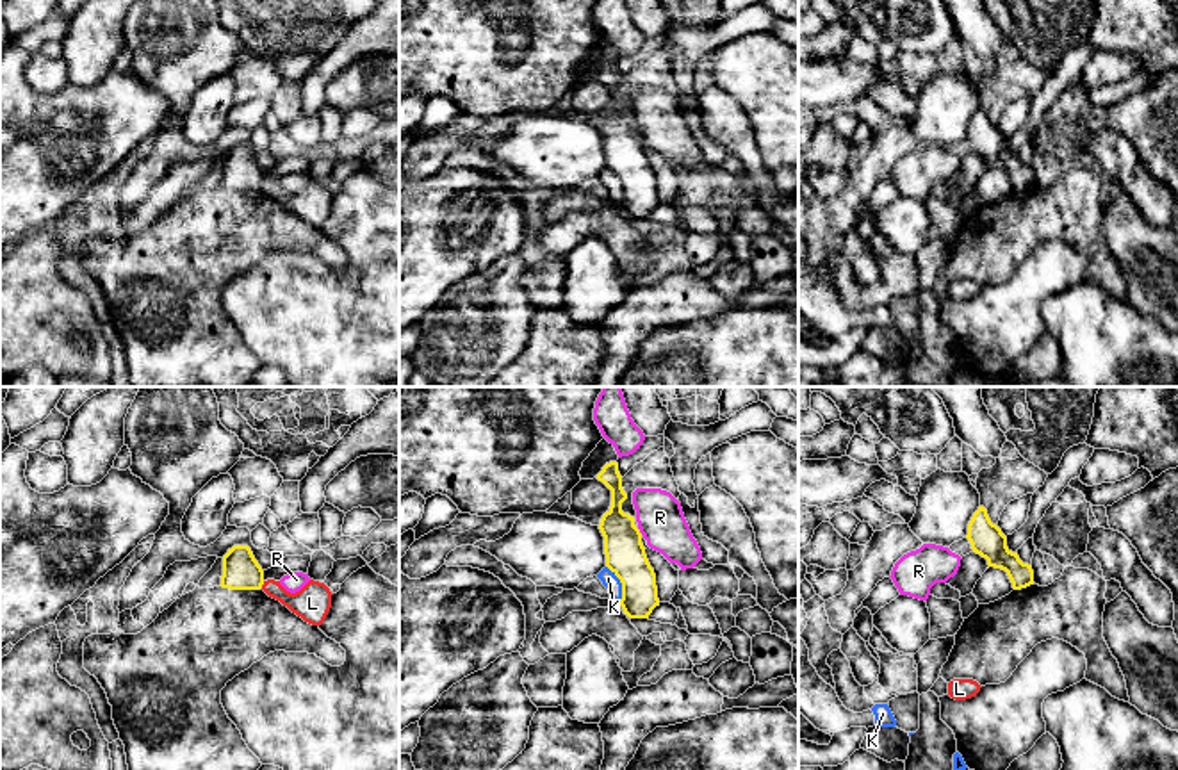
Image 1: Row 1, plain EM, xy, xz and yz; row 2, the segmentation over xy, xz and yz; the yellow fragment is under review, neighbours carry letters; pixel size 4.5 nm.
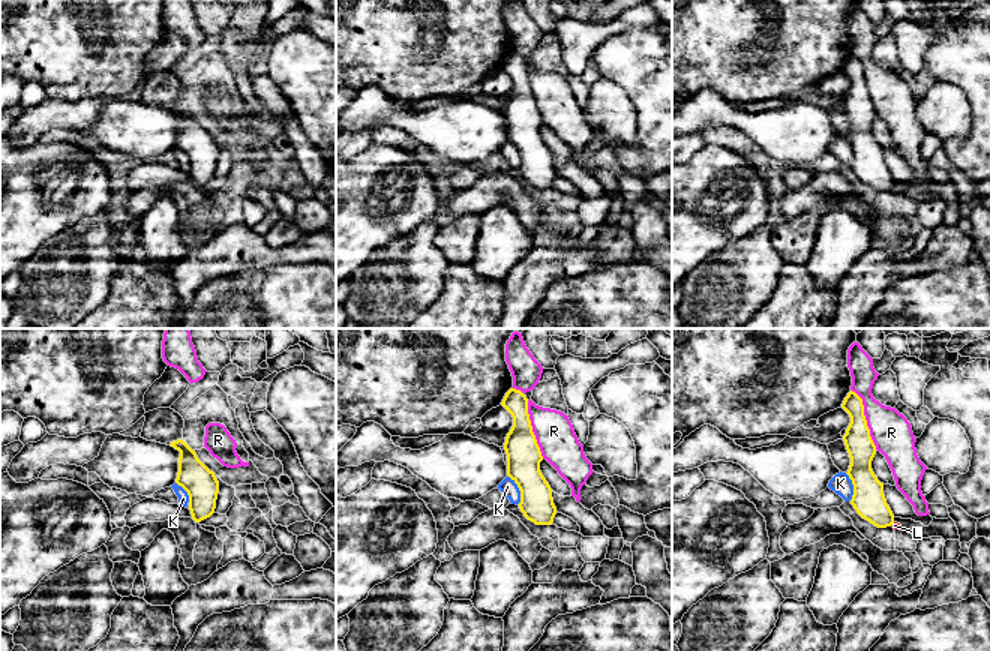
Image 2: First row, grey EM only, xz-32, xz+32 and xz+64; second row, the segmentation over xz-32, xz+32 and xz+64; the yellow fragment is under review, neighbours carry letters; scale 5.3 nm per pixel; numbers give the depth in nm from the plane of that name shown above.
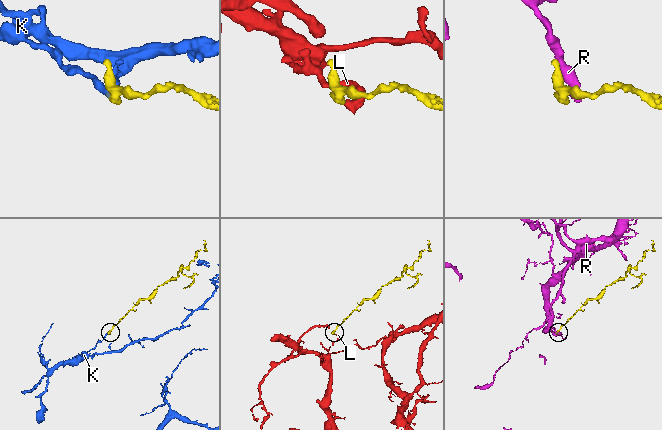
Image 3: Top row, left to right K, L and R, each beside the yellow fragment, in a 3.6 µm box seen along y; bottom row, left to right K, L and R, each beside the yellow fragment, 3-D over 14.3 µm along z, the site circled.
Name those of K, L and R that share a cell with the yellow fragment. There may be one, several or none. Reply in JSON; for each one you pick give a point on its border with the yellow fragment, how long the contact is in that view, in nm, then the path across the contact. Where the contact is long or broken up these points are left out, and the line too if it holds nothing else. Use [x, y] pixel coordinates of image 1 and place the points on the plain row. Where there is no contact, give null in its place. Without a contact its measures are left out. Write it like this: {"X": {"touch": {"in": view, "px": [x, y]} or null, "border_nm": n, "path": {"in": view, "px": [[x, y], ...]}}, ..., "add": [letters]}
{"add": []}

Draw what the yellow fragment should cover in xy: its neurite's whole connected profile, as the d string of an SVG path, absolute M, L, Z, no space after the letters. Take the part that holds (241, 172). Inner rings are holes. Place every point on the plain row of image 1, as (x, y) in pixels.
M233 146L223 157L223 189L230 191L260 191L264 185L264 171L255 160L248 146Z

